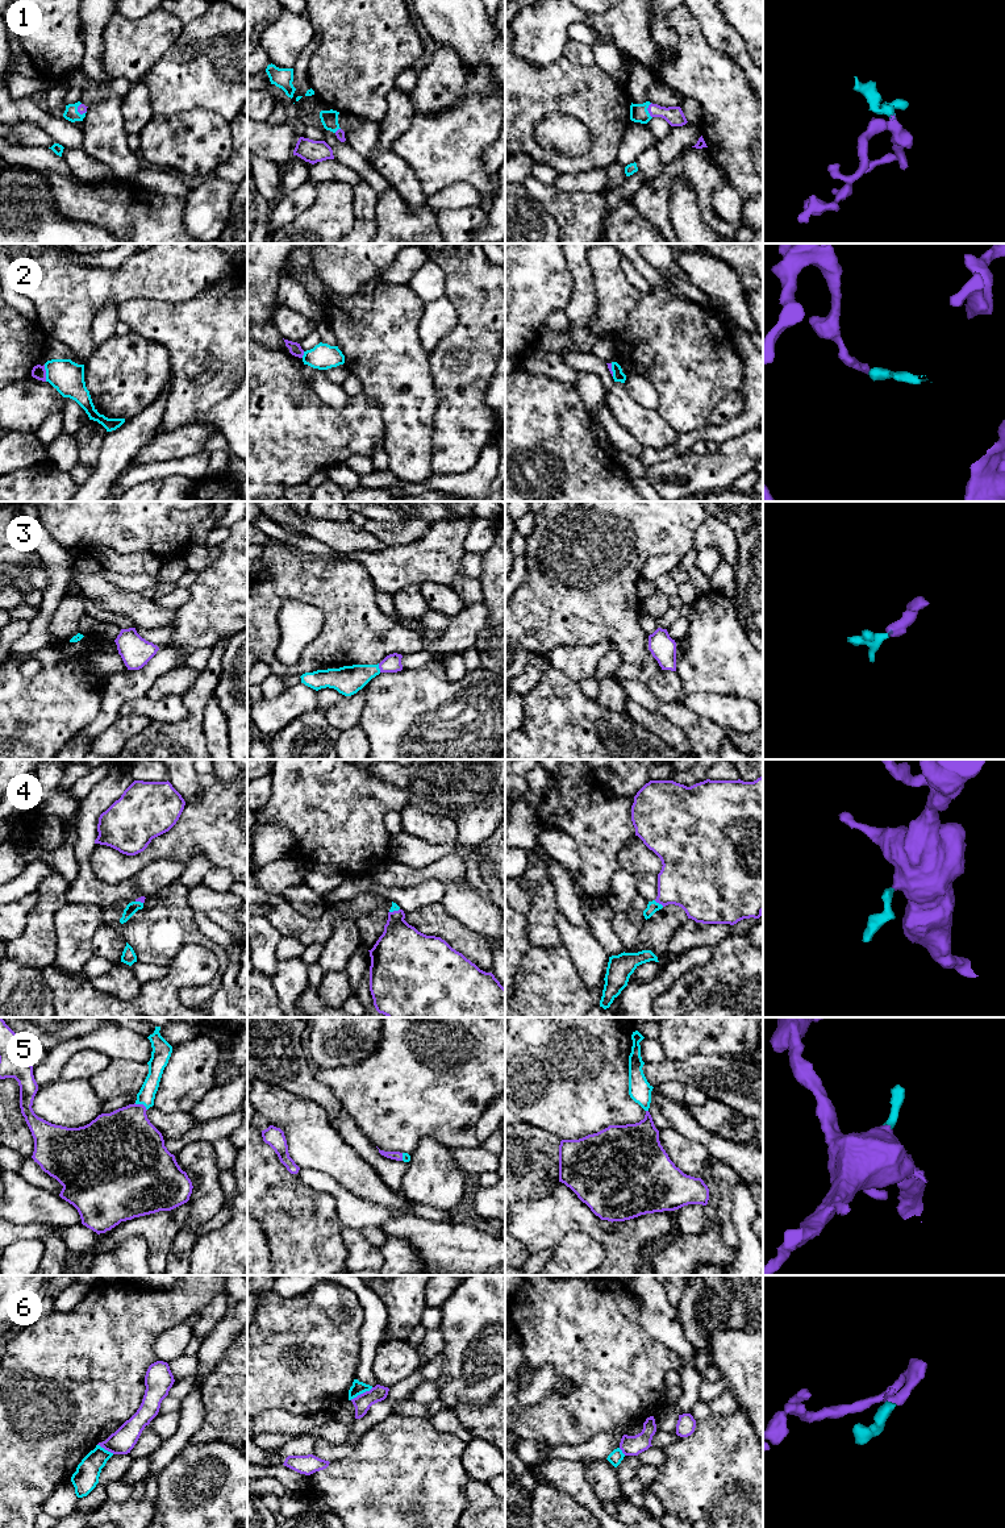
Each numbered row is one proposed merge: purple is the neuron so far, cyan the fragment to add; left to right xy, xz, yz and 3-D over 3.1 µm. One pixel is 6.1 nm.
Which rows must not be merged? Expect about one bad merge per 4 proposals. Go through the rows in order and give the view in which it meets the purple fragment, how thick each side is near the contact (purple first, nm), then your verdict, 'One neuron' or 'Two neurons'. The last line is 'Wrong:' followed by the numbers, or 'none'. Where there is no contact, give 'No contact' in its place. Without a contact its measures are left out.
1: Touches purple in yz. Thickness 110 nm (purple) against 110 nm. One neuron
2: Touches purple in xy. Thickness 90 nm (purple) against 200 nm. Two neurons
3: Touches purple in xz. Thickness 110 nm (purple) against 180 nm. One neuron
4: Touches purple in yz. Thickness 380 nm (purple) against 70 nm. One neuron
5: Touches purple in xy. Thickness 400 nm (purple) against 110 nm. One neuron
6: Touches purple in xz. Thickness 110 nm (purple) against 80 nm. Two neurons
Wrong: 2, 6

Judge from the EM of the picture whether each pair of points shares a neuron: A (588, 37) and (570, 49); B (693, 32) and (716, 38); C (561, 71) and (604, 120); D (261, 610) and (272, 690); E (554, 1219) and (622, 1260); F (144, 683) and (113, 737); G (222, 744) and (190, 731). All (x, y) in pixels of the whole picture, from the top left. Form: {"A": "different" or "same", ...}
{"A": "different", "B": "different", "C": "same", "D": "different", "E": "same", "F": "different", "G": "different"}

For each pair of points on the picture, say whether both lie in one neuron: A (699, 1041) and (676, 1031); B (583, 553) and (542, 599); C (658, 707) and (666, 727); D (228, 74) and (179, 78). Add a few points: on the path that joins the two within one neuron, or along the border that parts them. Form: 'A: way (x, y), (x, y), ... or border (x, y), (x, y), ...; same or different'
A: way (693, 1036), (688, 1031), (682, 1031); same
B: way (576, 565), (554, 587); same
C: border (632, 700), (661, 713); different
D: way (216, 74), (191, 74); same

